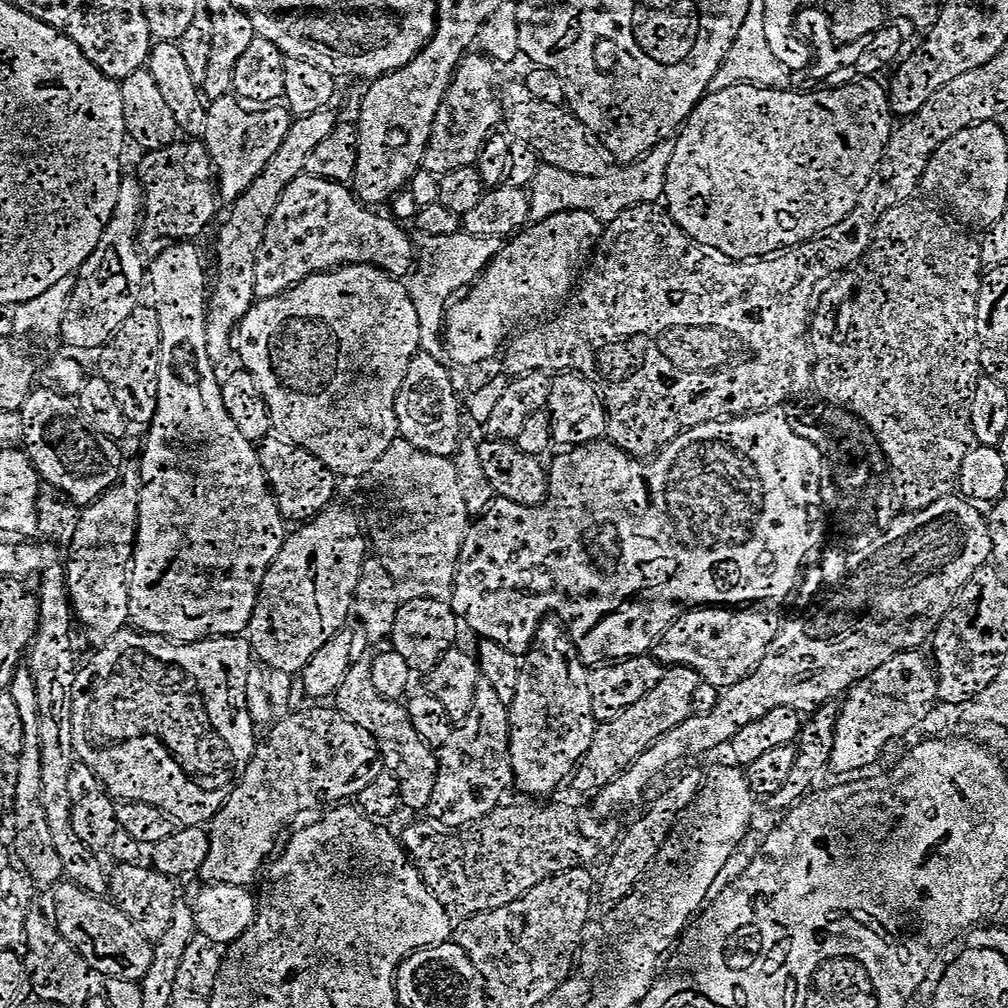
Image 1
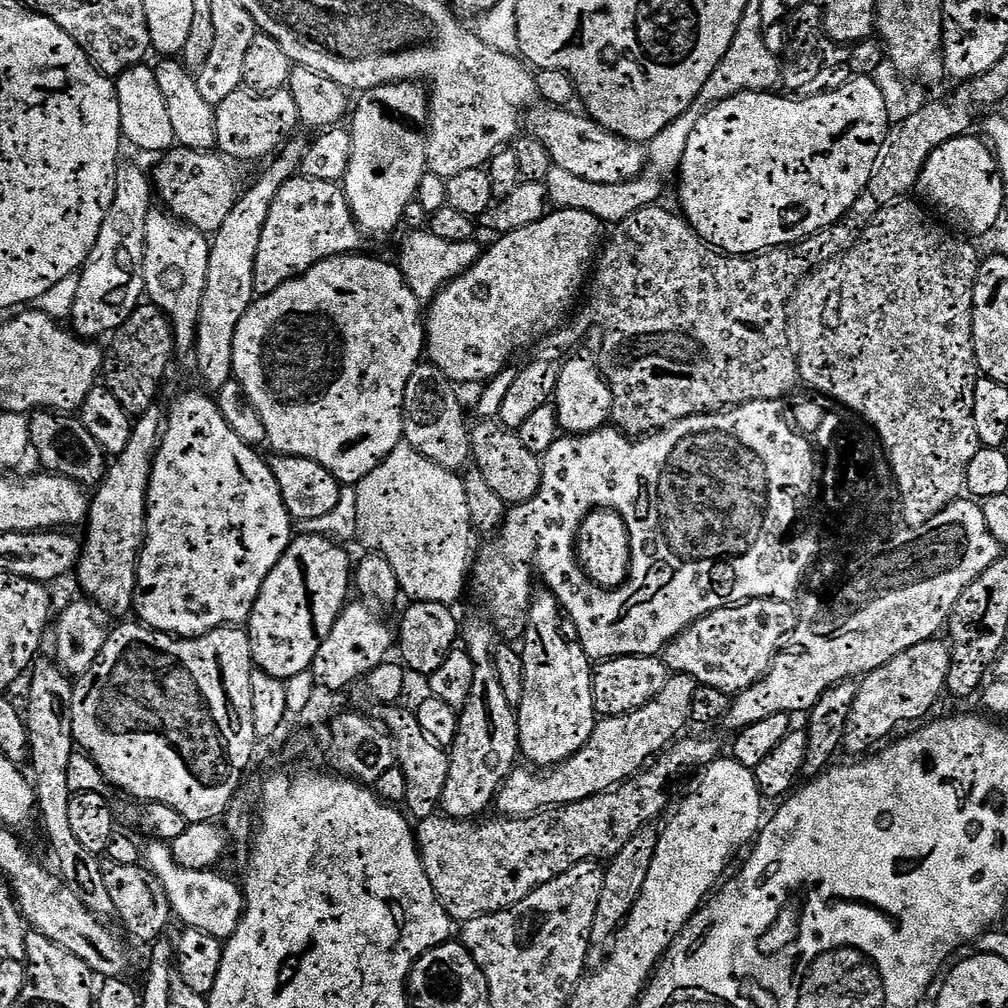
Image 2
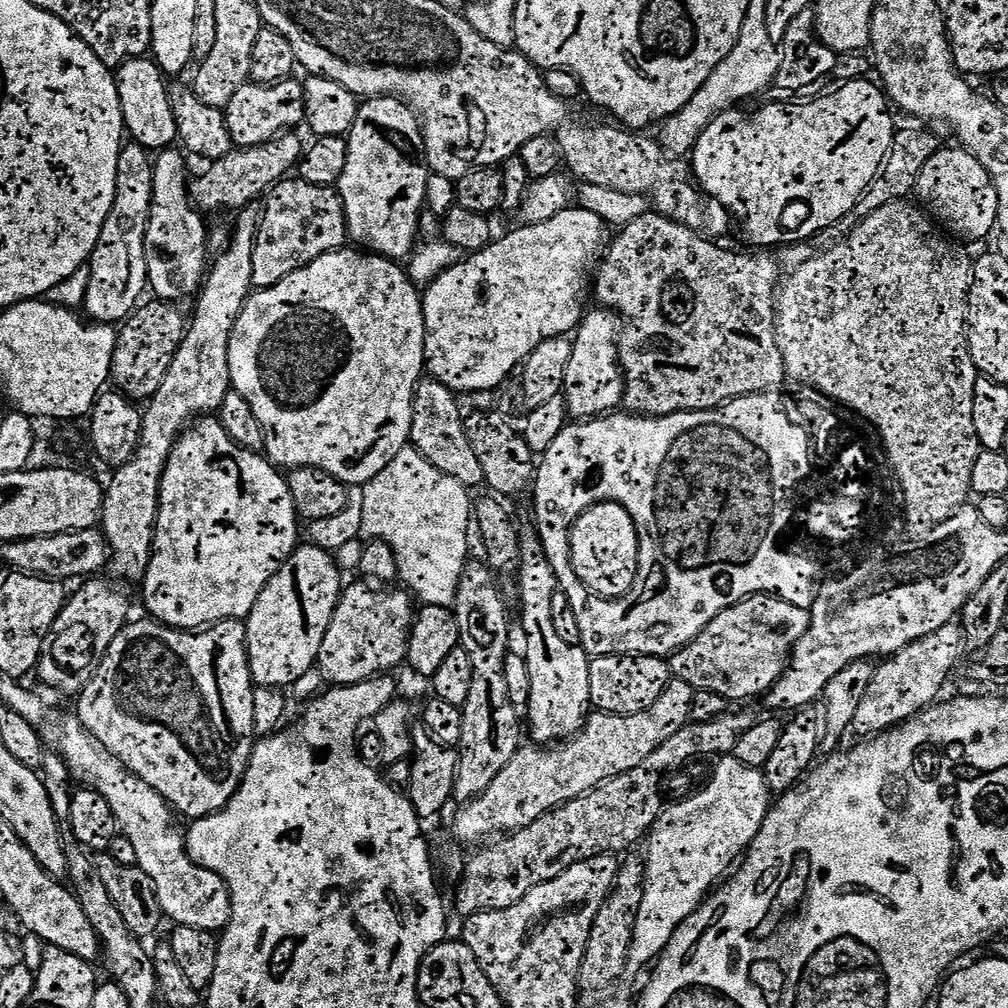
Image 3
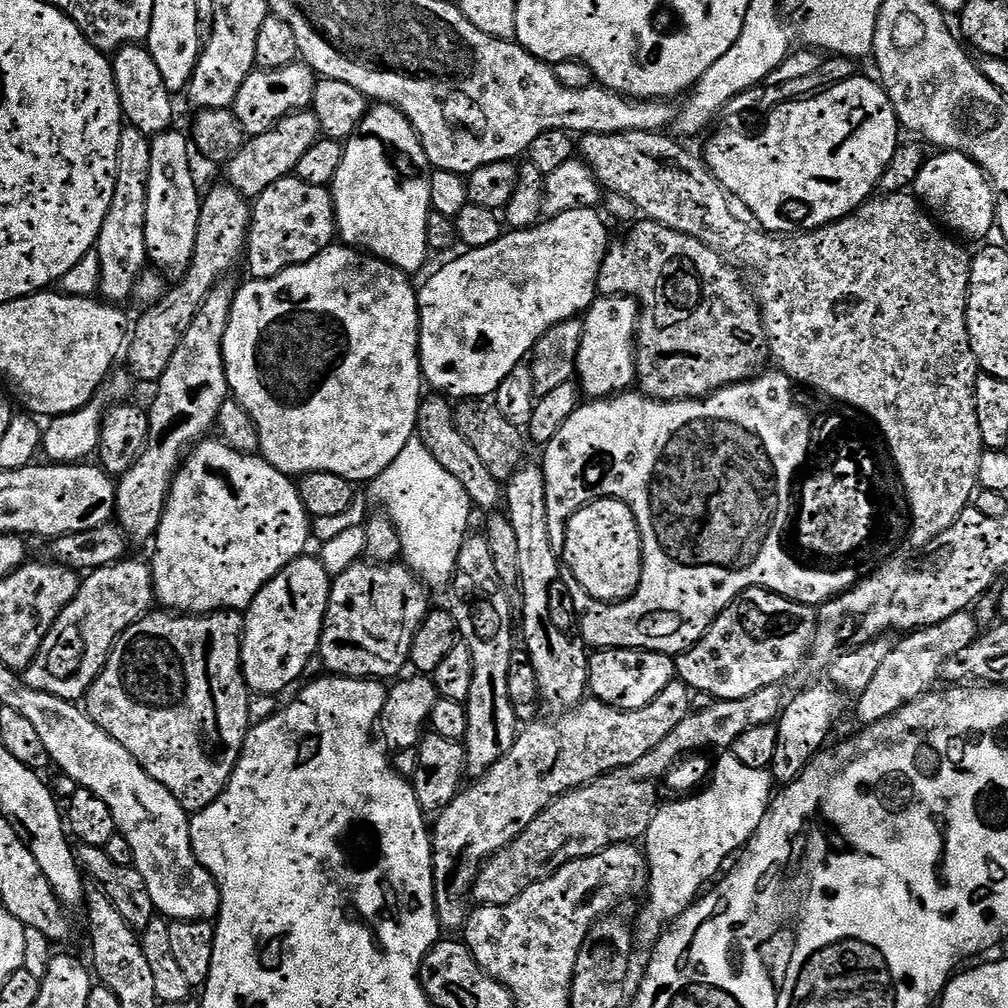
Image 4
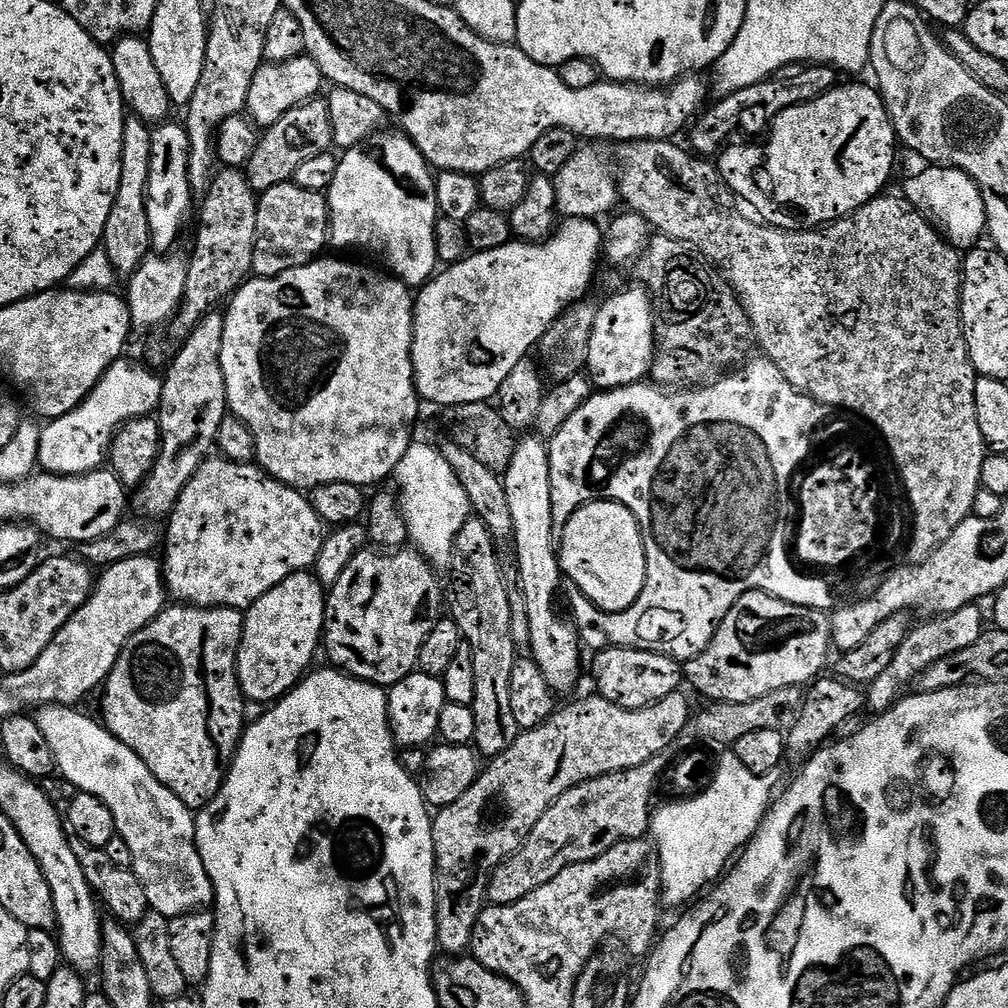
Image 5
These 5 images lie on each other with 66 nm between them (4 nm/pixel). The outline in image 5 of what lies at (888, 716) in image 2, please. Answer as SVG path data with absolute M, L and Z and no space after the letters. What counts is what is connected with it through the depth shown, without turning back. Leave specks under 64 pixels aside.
M968 604L962 610L952 612L948 616L938 616L929 619L929 624L924 624L921 628L913 627L907 638L902 642L902 646L898 650L898 654L894 654L894 660L890 662L890 666L886 666L886 670L882 670L882 674L878 674L878 678L874 678L872 684L866 688L866 704L869 709L873 708L873 713L879 714L887 712L897 700L901 699L915 685L916 679L930 667L934 662L938 662L942 658L946 658L950 654L954 654L963 648L974 646L974 642L978 642L980 633L985 631L986 616L979 612L976 604Z

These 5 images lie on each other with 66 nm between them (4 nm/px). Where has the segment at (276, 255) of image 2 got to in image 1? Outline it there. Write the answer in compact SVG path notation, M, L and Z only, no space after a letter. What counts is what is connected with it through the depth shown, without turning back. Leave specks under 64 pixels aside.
M302 175L282 194L270 222L266 226L260 253L256 255L256 295L261 300L281 296L319 272L330 272L350 264L368 264L381 268L389 276L404 278L414 268L414 240L391 215L379 216L379 211L365 206L348 184L335 184L317 176Z

